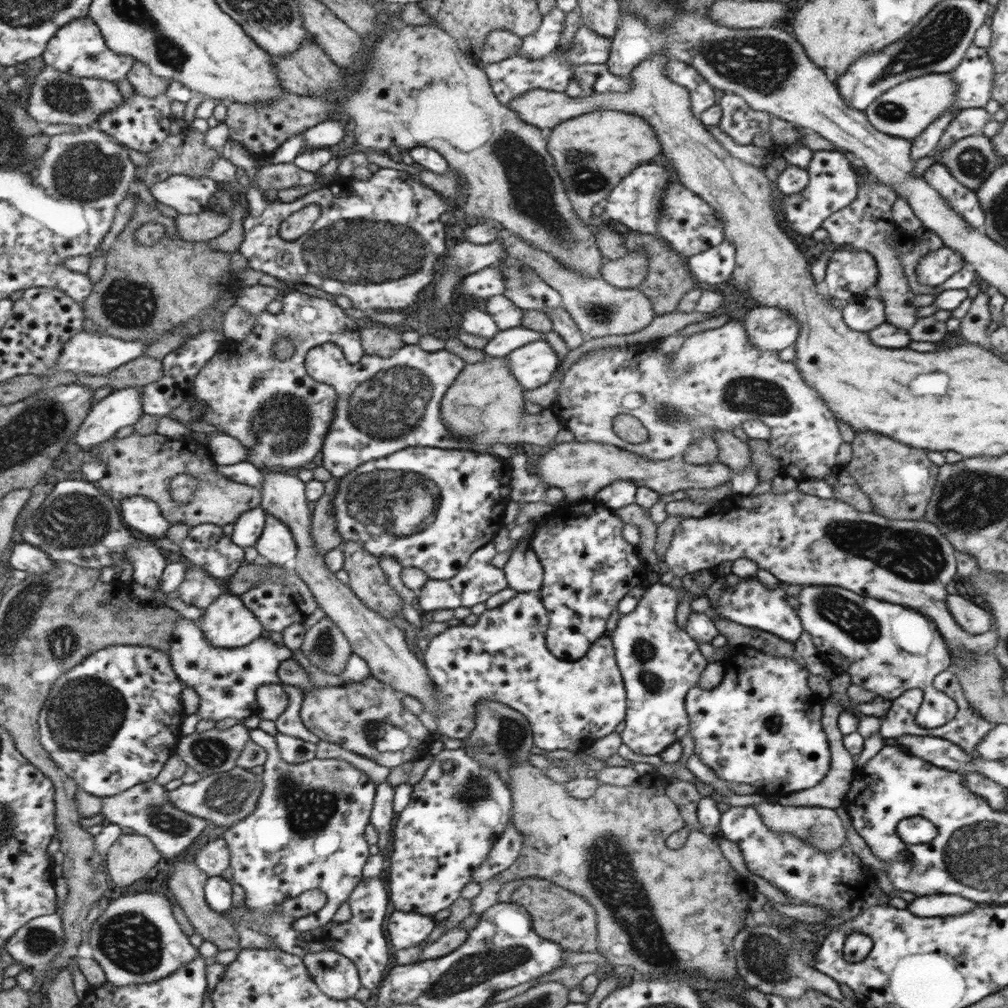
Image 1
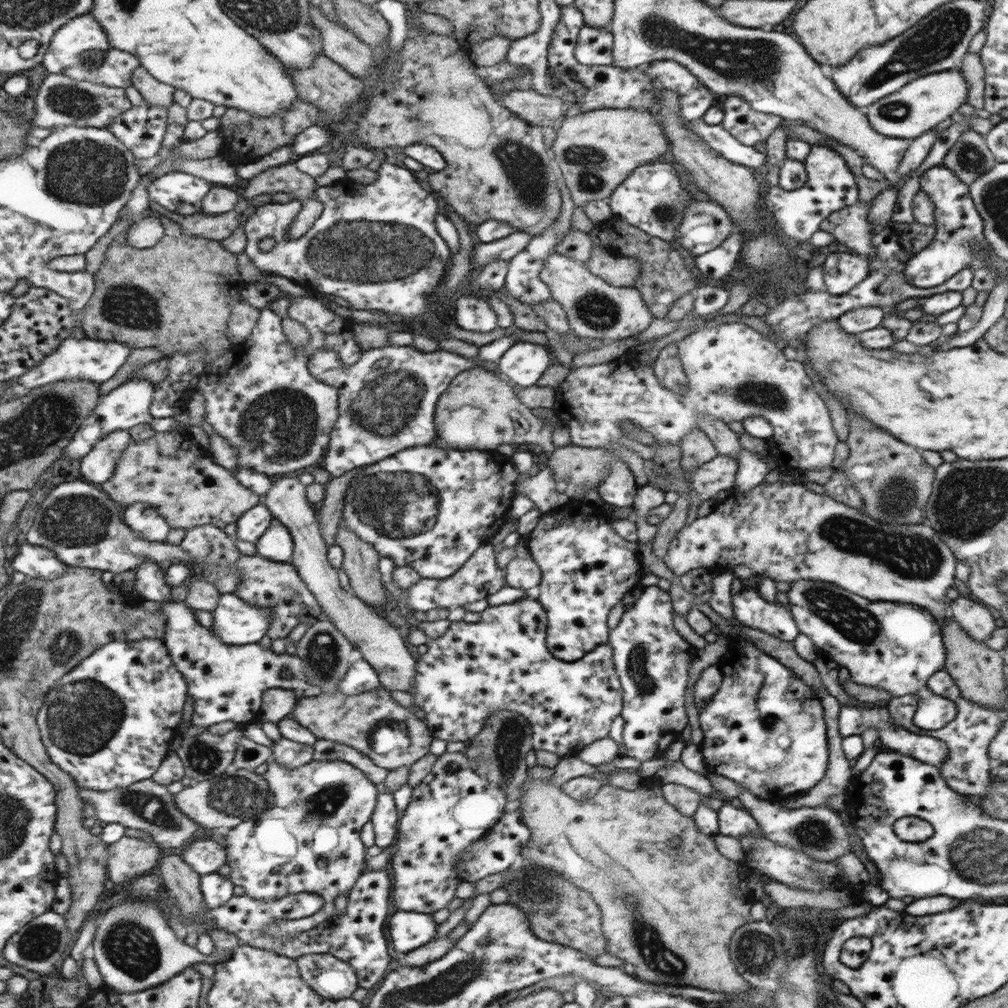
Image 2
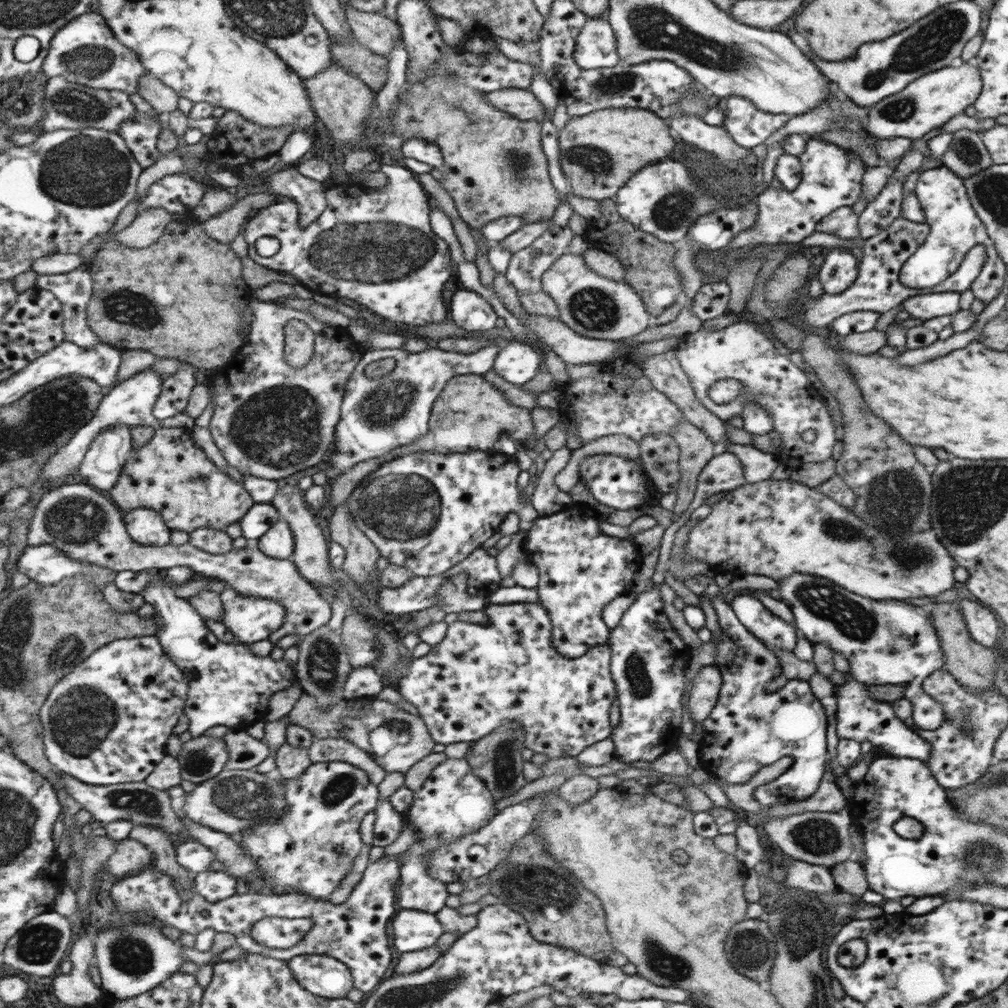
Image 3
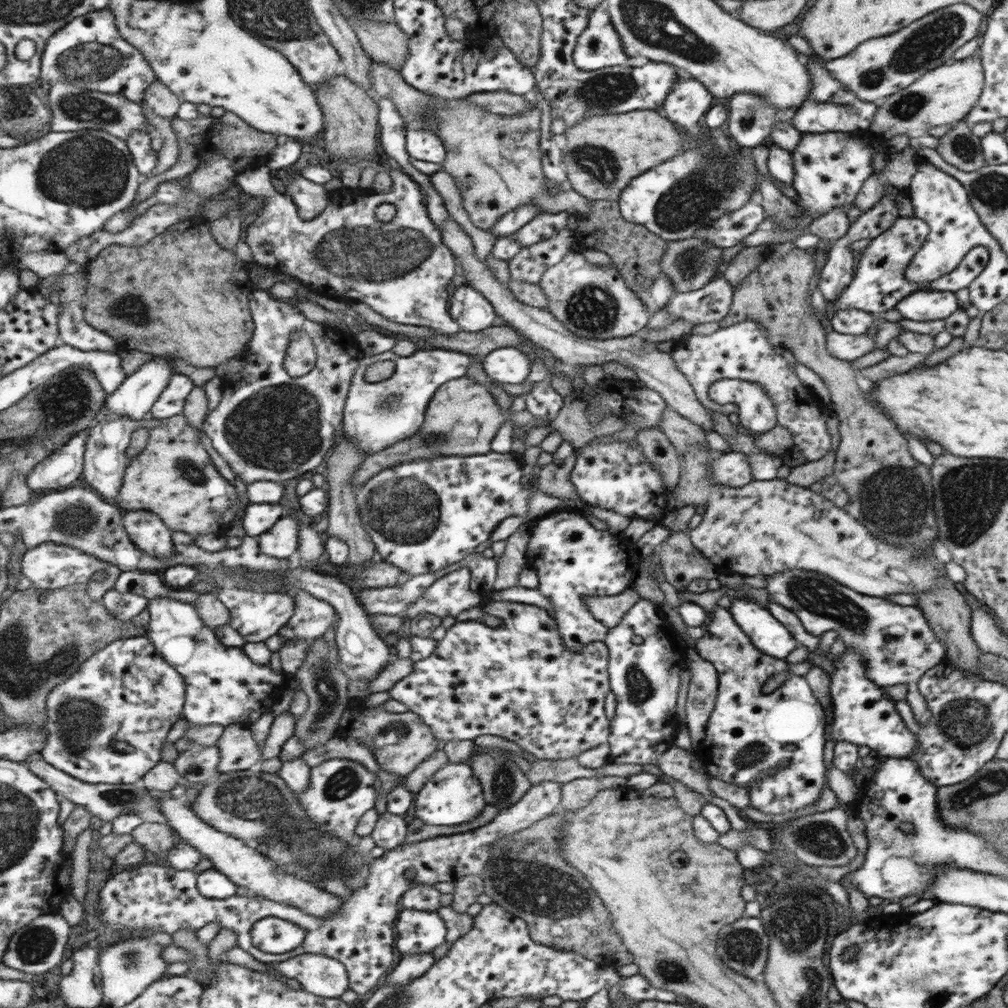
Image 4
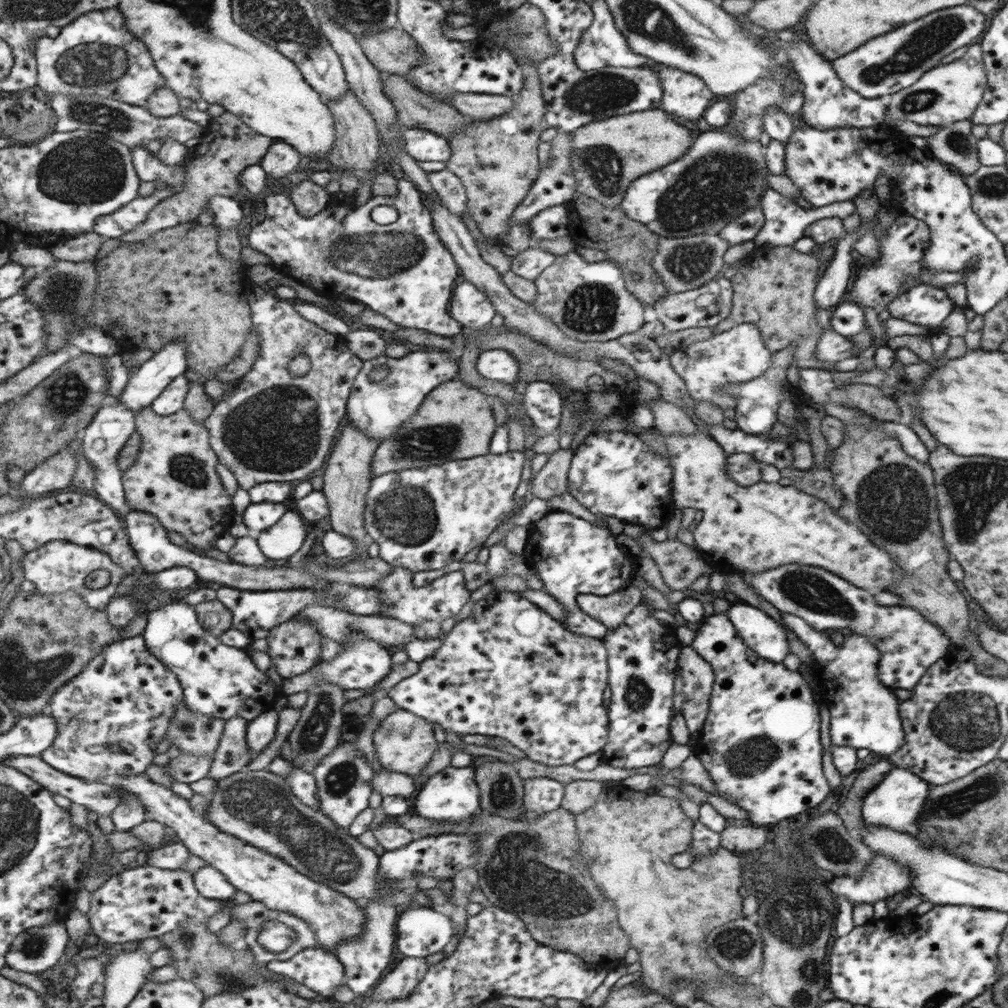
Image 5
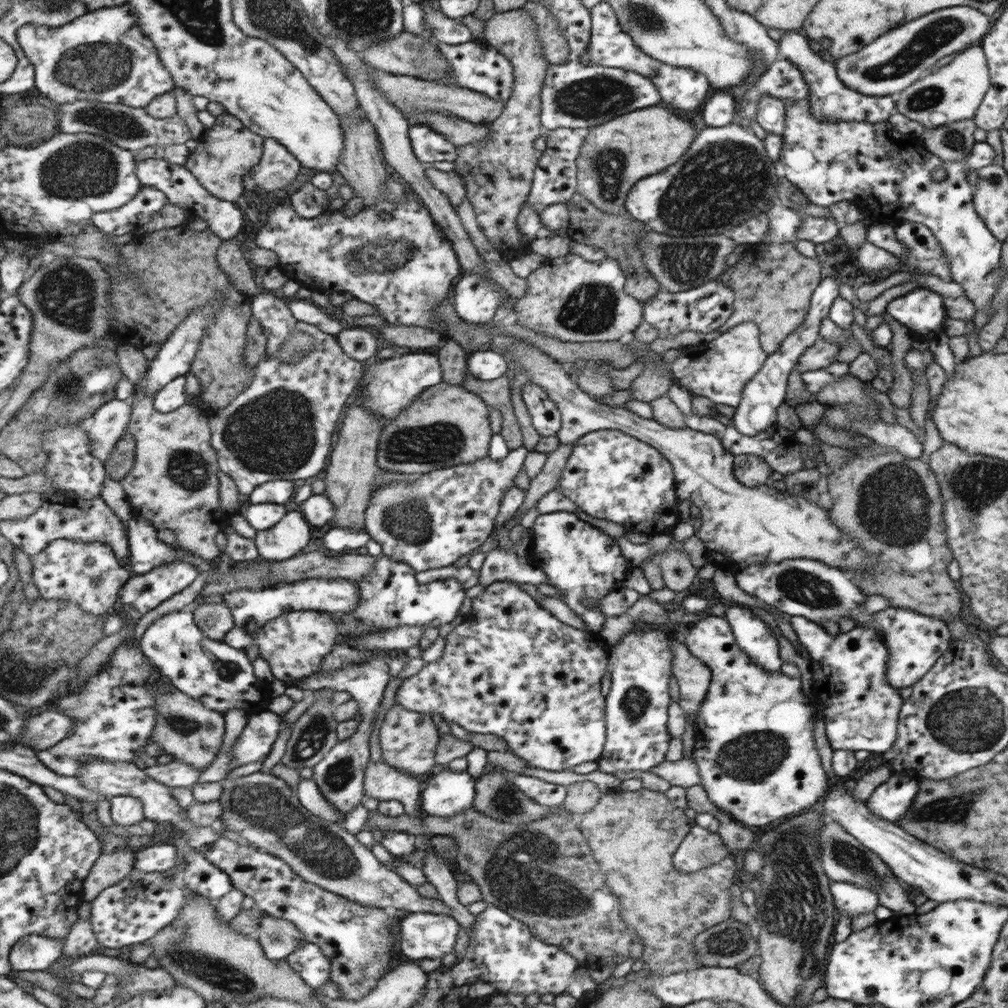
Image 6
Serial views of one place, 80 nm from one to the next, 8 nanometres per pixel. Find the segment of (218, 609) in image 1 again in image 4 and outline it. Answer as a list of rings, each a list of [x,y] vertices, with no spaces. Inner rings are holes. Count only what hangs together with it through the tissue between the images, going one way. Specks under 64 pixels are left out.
[[[216,588],[217,600],[223,601],[231,612],[229,625],[239,632],[246,642],[264,642],[277,635],[295,615],[297,603],[289,594],[277,592],[256,592],[252,589]]]

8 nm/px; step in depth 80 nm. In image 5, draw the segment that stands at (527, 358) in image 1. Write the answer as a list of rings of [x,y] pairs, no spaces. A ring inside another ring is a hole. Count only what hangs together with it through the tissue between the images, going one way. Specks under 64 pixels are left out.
[[[487,350],[478,354],[475,370],[483,378],[513,385],[517,380],[519,368],[516,366],[515,359],[511,357],[511,353],[505,350]]]

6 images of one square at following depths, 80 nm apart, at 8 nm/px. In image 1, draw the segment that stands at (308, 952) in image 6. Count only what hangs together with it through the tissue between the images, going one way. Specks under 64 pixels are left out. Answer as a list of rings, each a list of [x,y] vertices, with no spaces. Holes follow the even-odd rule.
[[[334,950],[312,952],[302,956],[308,971],[320,989],[337,1000],[347,1000],[361,990],[362,980],[357,965]]]

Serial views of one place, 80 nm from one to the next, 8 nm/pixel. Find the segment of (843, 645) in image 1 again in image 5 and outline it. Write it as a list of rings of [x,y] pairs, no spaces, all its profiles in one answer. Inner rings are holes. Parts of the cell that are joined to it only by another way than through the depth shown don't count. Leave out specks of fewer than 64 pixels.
[[[785,564],[767,572],[740,573],[759,597],[769,602],[777,611],[800,617],[819,632],[827,629],[849,630],[848,634],[863,635],[880,652],[879,680],[893,689],[904,689],[913,696],[920,676],[936,660],[943,658],[951,641],[935,624],[932,624],[909,606],[881,606],[874,601],[872,592],[856,588],[831,572],[815,566]]]

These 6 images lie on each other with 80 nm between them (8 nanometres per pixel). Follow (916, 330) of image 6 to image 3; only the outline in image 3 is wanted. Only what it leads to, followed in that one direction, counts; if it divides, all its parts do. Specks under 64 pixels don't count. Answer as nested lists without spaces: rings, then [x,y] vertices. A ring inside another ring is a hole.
[[[958,292],[927,293],[913,295],[900,304],[903,310],[909,313],[910,318],[926,321],[956,313],[960,309],[957,305],[958,300]]]

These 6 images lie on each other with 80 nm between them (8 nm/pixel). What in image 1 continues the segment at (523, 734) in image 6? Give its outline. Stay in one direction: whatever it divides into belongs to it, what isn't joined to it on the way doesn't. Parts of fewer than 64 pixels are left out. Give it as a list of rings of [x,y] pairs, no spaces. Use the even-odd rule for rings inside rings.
[[[519,592],[501,606],[485,610],[472,626],[461,623],[429,638],[422,664],[437,693],[438,711],[434,714],[434,721],[440,736],[461,739],[471,734],[475,727],[476,704],[485,699],[509,705],[520,712],[531,725],[532,745],[543,751],[583,751],[593,740],[611,734],[623,720],[625,690],[609,633],[597,639],[580,659],[561,660],[553,656],[544,643],[548,619],[540,600],[540,596]]]

